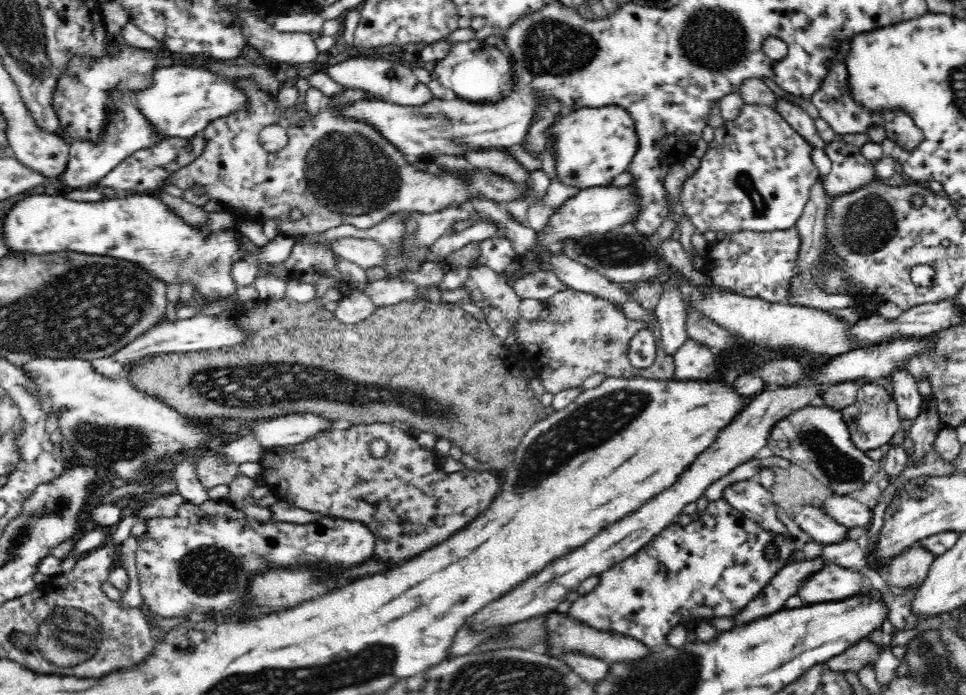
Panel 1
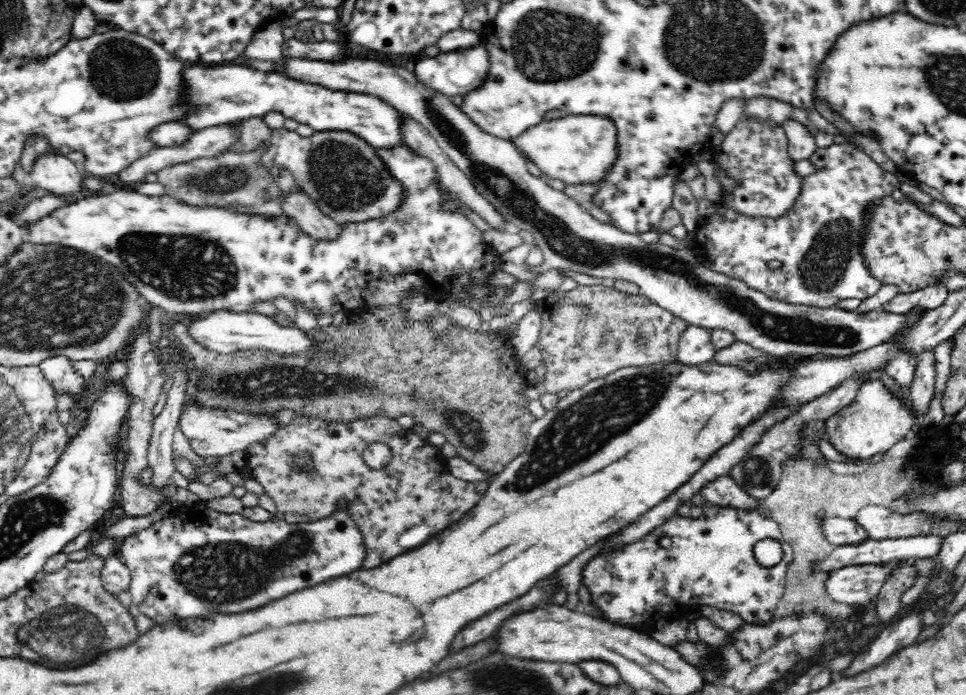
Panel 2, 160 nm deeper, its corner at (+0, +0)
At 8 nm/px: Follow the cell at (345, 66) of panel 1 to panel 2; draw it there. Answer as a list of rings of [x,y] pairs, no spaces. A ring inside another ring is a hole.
[[[283,55],[282,60],[270,61],[274,72],[282,73],[287,77],[310,84],[319,84],[332,90],[372,94],[391,104],[397,111],[409,114],[436,139],[440,149],[454,161],[454,165],[462,170],[466,178],[470,179],[474,189],[484,197],[484,200],[490,202],[494,211],[504,217],[504,221],[511,229],[526,230],[532,235],[544,256],[544,266],[548,268],[568,269],[607,282],[622,280],[637,284],[640,293],[672,315],[684,319],[688,325],[702,326],[712,331],[729,330],[735,336],[735,340],[774,356],[803,354],[806,360],[823,356],[832,358],[850,356],[873,346],[888,343],[890,336],[894,336],[906,324],[906,316],[891,314],[882,309],[858,314],[838,306],[834,308],[794,306],[771,300],[764,293],[748,287],[740,280],[710,270],[695,256],[690,246],[684,250],[678,250],[658,243],[646,244],[639,235],[624,232],[610,223],[598,221],[580,207],[575,198],[568,197],[564,191],[552,188],[543,177],[532,176],[526,167],[524,157],[518,153],[512,141],[484,132],[474,124],[473,120],[470,120],[452,97],[426,86],[416,79],[414,73],[404,67],[388,66],[375,60],[352,58],[345,61],[324,62]]]

